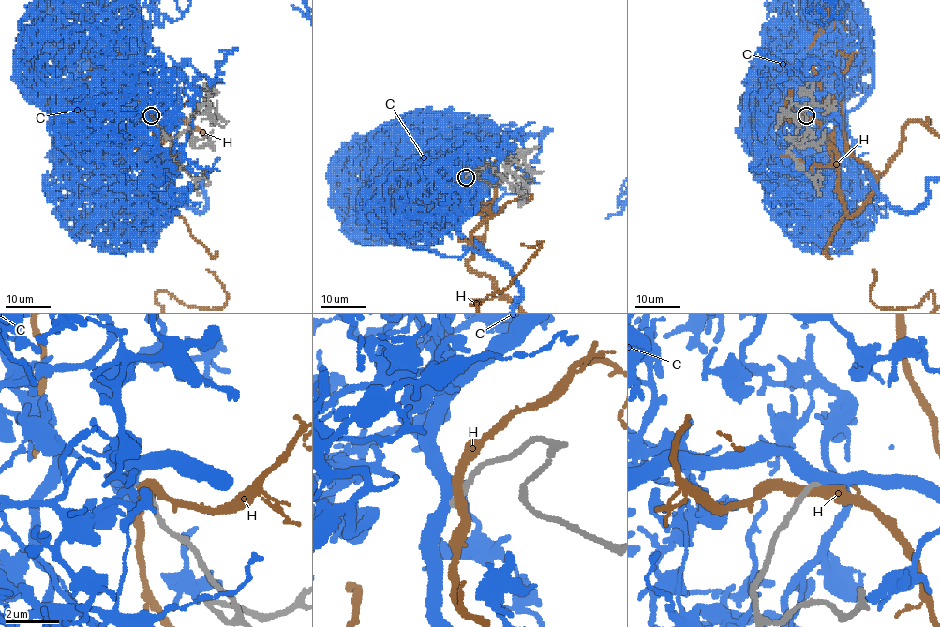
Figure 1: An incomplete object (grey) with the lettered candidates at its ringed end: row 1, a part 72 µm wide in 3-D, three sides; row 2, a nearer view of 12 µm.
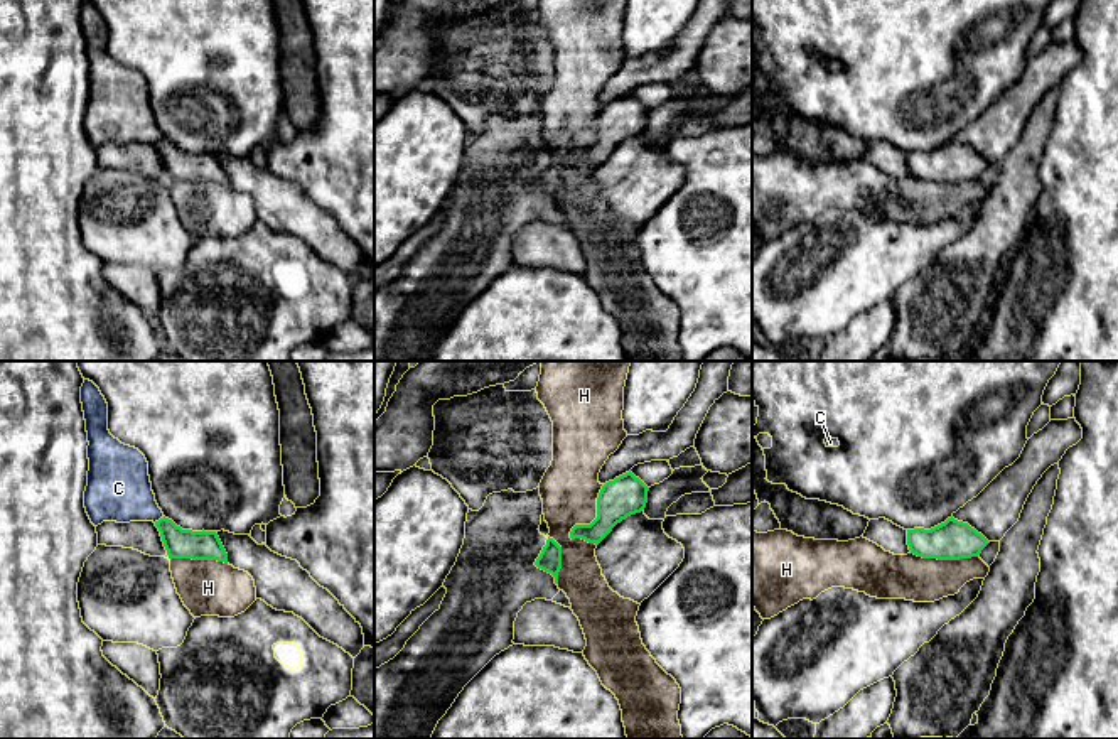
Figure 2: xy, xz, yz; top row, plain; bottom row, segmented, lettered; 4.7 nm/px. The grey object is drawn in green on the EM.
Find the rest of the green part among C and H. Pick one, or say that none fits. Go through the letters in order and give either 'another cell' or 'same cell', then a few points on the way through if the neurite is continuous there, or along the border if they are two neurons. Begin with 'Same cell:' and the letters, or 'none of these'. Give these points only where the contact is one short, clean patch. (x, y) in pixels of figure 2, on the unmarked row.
Same cell: C
C: same cell; way xy (181, 166), (161, 140), (118, 110)
H: another cell

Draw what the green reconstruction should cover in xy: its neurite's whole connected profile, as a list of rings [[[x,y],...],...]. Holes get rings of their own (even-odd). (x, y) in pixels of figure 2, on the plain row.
[[[89,2],[81,8],[81,25],[89,64],[84,130],[91,145],[98,148],[103,143],[153,143],[170,182],[228,186],[228,175],[216,154],[182,152],[164,138],[152,113],[145,78],[110,56],[108,25]]]

